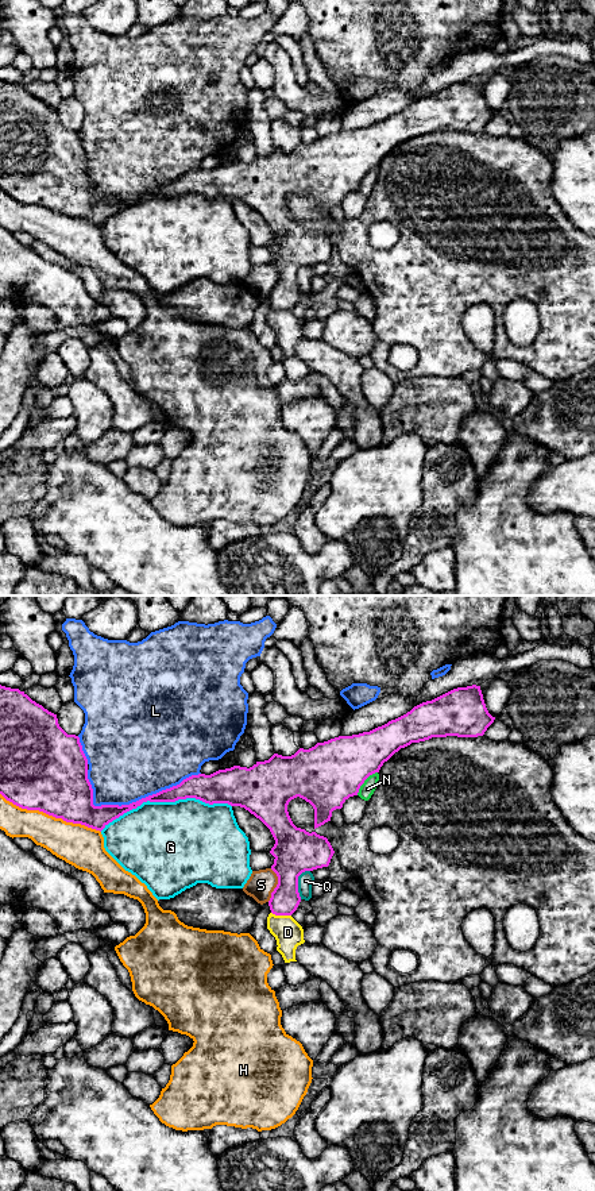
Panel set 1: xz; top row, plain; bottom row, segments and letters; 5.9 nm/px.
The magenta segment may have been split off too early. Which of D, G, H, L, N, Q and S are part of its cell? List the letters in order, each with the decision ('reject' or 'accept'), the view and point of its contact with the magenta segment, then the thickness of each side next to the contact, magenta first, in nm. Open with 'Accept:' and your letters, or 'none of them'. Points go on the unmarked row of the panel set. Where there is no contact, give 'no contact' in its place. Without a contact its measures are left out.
Accept: none of them
D: reject | xz (281, 309) | 170/170 nm
G: reject | xz (165, 196) | 160/500 nm
H: reject | xz (50, 209) | 460/240 nm
L: reject | xz (134, 197) | 140/480 nm
N: reject | xz (363, 177) | 380/90 nm
Q: reject | xz (297, 277) | 260/90 nm
S: reject | xz (277, 280) | 260/160 nm

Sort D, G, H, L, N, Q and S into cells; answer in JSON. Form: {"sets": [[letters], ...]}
{"sets": [["D"], ["G"], ["H"], ["L"], ["N", "Q"], ["S"]]}

